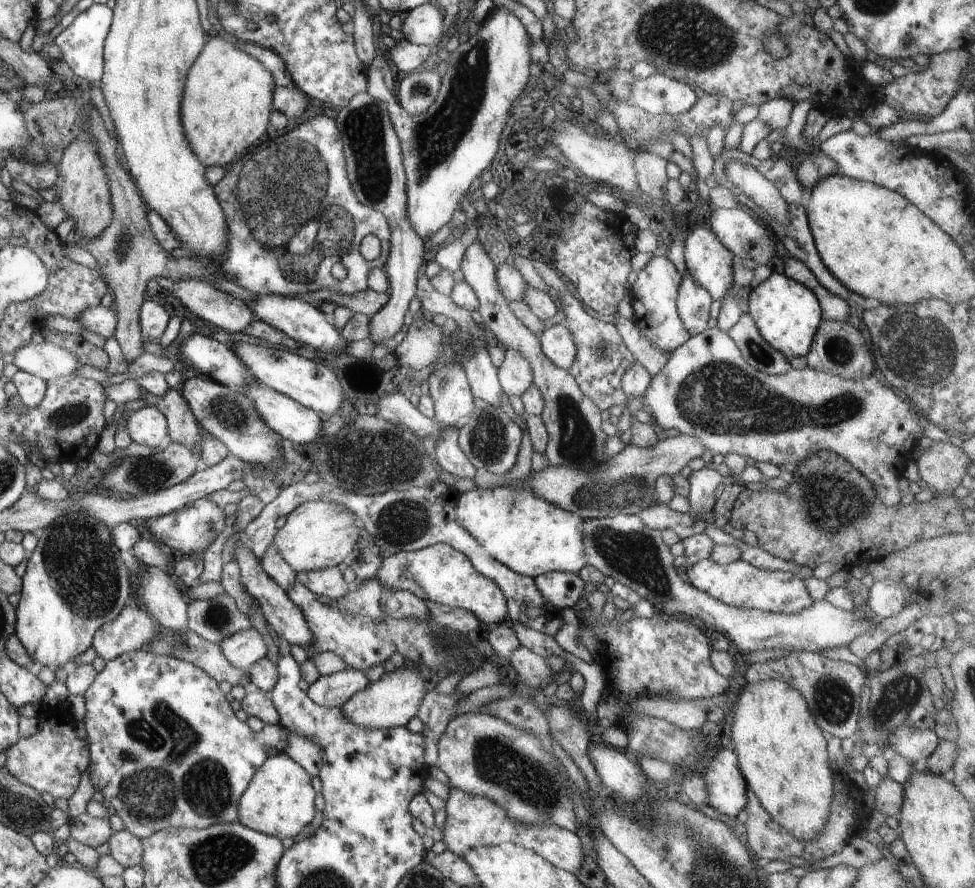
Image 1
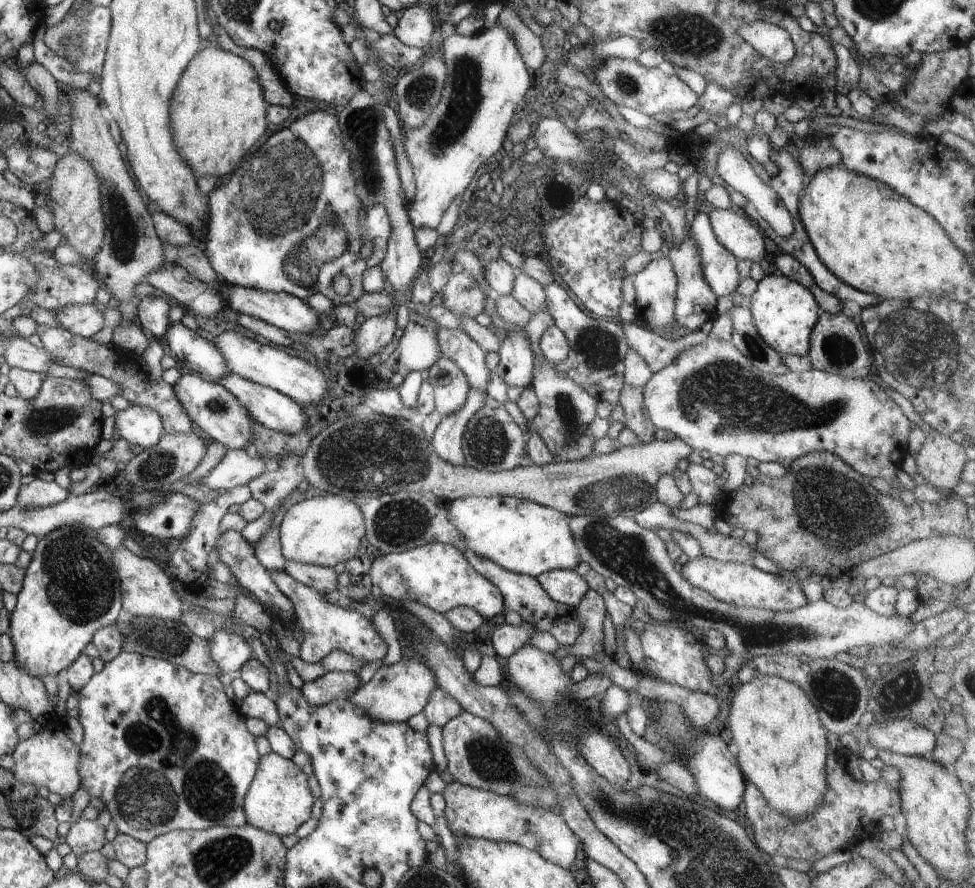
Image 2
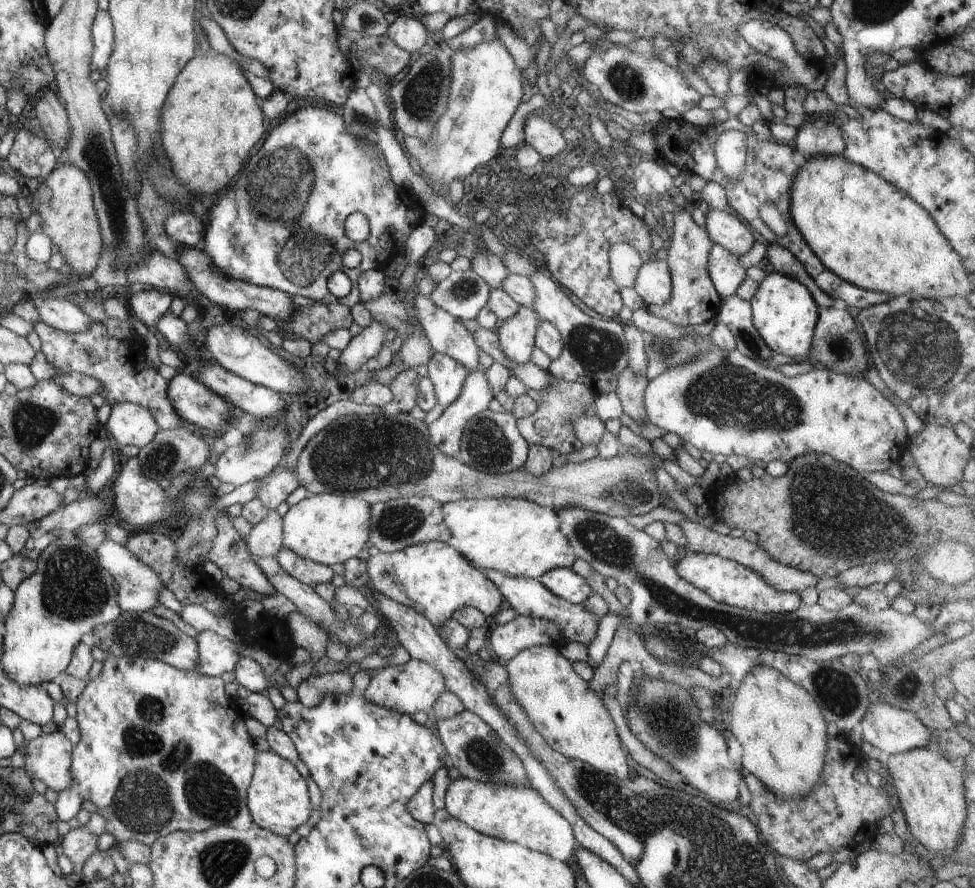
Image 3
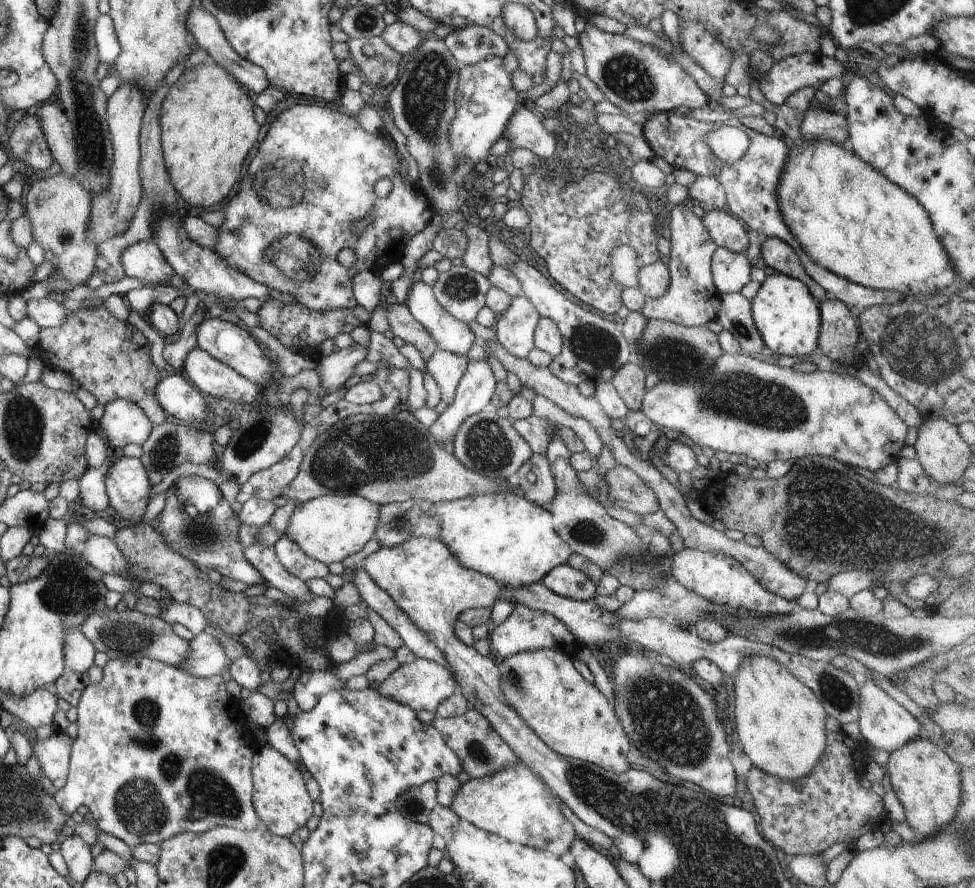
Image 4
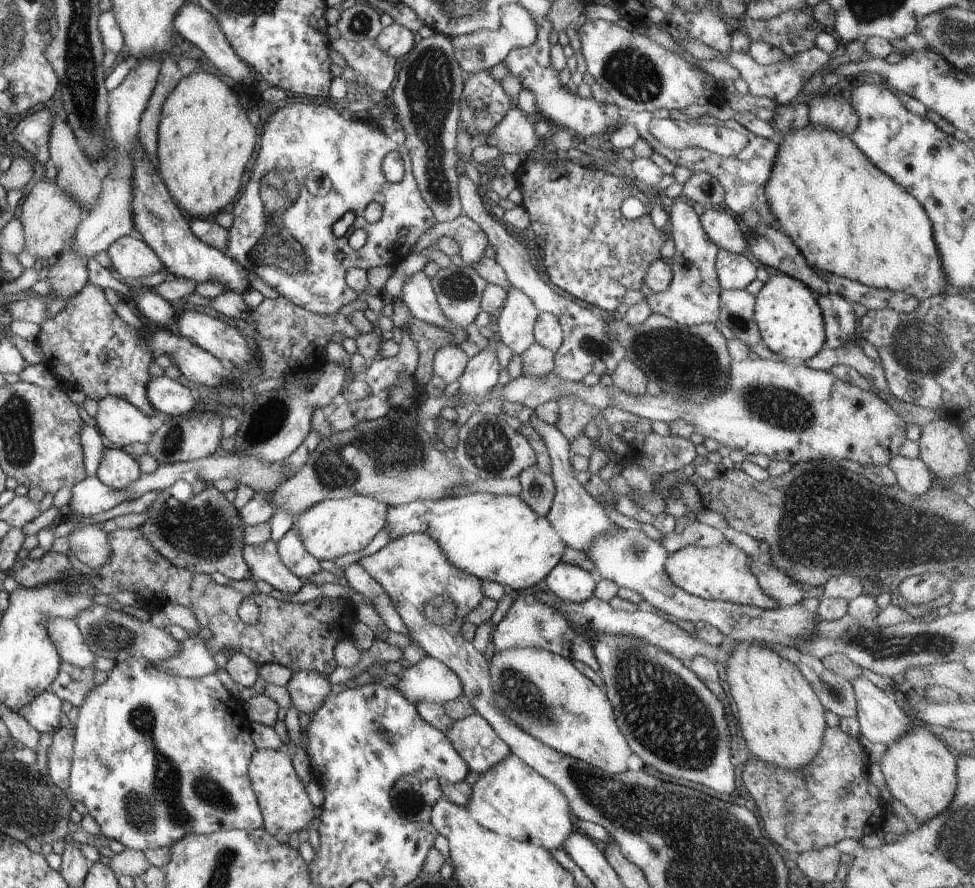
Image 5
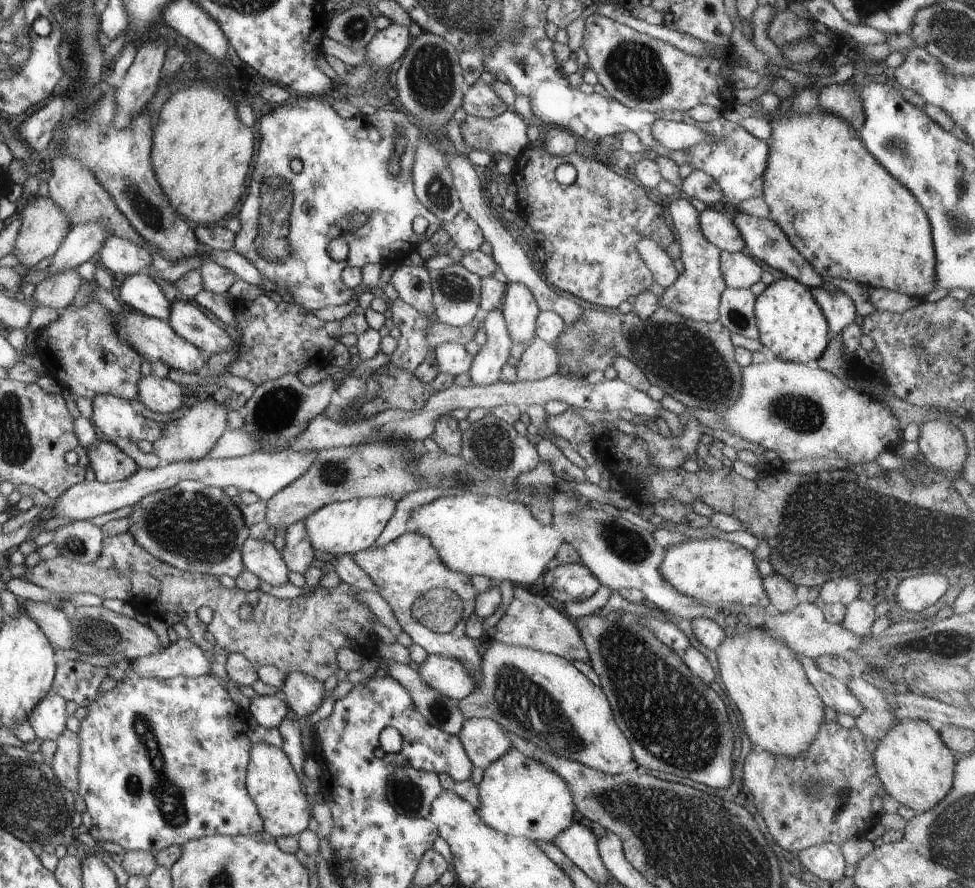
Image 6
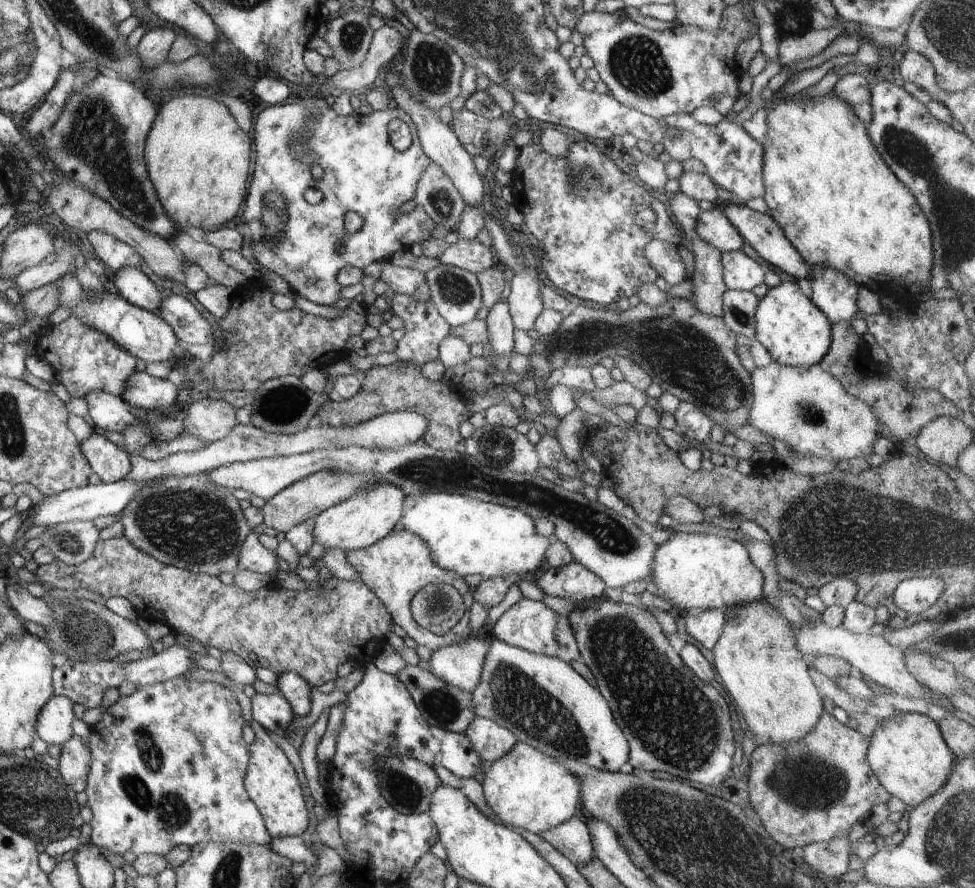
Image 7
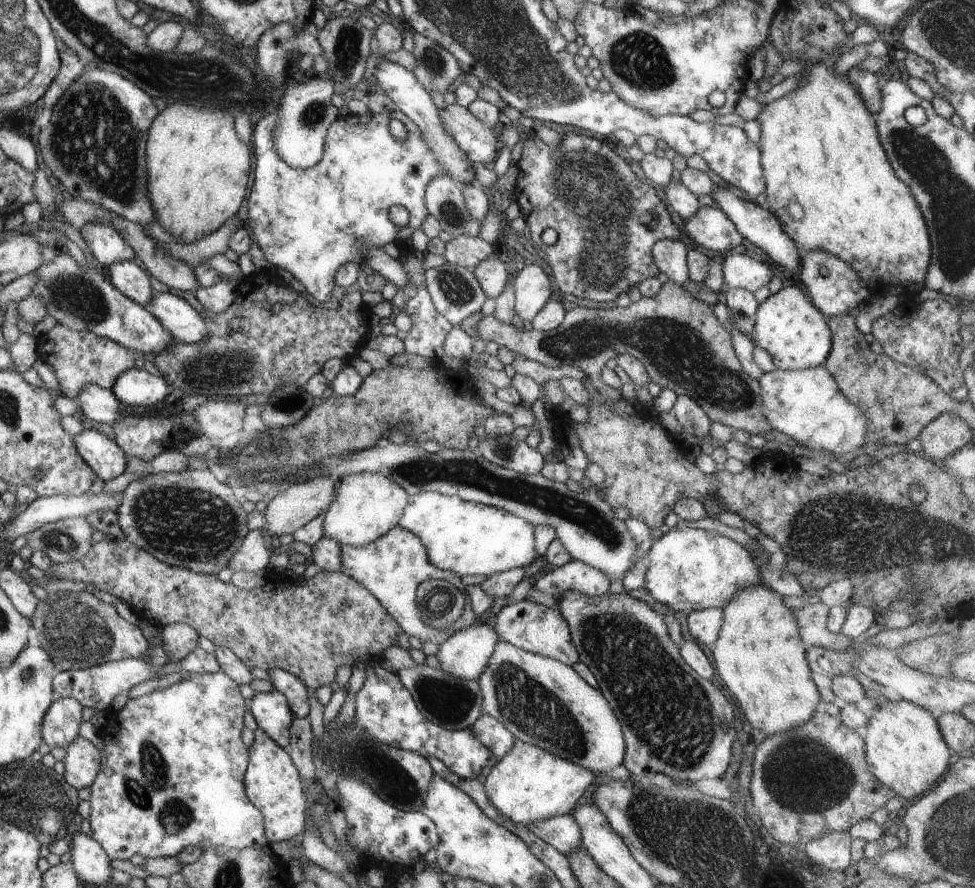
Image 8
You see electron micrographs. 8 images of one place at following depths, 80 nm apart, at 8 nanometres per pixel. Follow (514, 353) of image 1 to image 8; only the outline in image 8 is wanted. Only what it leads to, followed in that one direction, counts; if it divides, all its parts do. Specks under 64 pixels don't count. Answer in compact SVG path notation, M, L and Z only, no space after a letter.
M531 261L514 278L514 312L522 322L532 322L552 299L548 275L535 261Z

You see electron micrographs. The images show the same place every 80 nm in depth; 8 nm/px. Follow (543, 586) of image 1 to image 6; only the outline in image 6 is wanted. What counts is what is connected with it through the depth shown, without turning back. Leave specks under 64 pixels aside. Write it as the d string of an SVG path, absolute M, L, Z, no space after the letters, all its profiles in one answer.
M581 562L552 565L543 574L544 588L558 601L585 601L602 586L601 582Z

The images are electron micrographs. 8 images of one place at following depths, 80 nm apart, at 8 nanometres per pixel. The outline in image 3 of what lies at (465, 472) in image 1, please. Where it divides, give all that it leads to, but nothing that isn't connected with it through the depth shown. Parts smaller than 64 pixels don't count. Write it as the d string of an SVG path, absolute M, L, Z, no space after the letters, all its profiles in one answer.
M483 369L469 372L460 398L454 400L448 408L445 408L442 416L427 427L428 436L436 448L452 458L460 454L462 432L466 424L477 413L489 409L489 403L494 398L486 372Z

